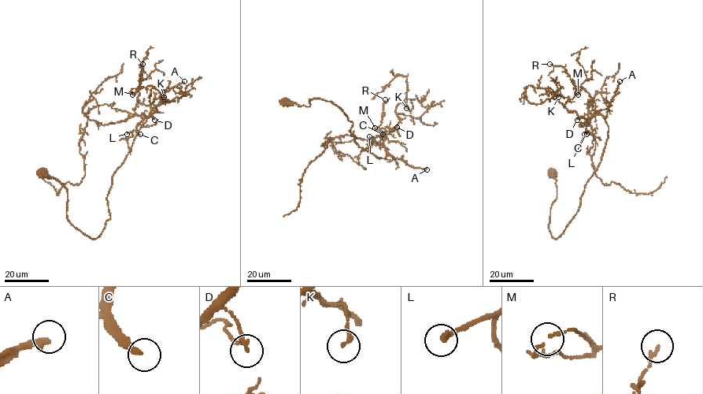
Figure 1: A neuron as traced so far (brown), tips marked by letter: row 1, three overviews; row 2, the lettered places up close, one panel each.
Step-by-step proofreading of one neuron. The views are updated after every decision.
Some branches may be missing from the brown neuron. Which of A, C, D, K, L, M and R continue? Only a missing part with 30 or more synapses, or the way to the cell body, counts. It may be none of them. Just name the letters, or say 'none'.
A, C

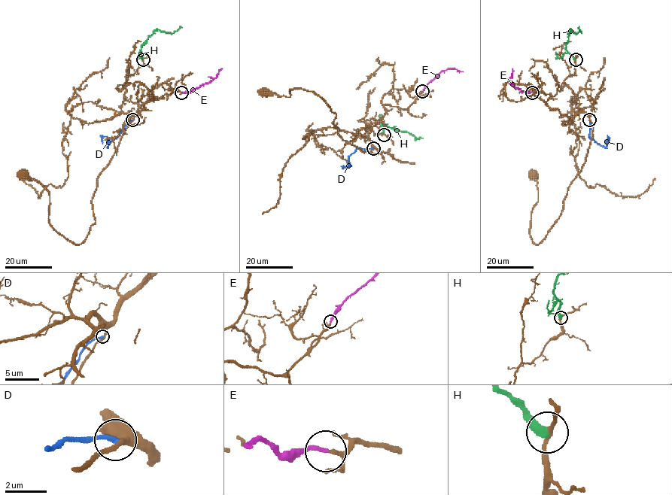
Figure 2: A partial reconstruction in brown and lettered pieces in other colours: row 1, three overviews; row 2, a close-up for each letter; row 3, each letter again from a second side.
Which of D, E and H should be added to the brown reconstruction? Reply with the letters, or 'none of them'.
E

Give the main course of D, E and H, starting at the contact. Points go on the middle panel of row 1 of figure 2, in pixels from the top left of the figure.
D: (373, 148), (358, 147), (349, 156), (348, 165), (342, 168), (343, 165)
E: (422, 91), (441, 71), (454, 68), (462, 71)
H: (384, 134), (382, 125), (408, 132), (416, 138), (422, 138)

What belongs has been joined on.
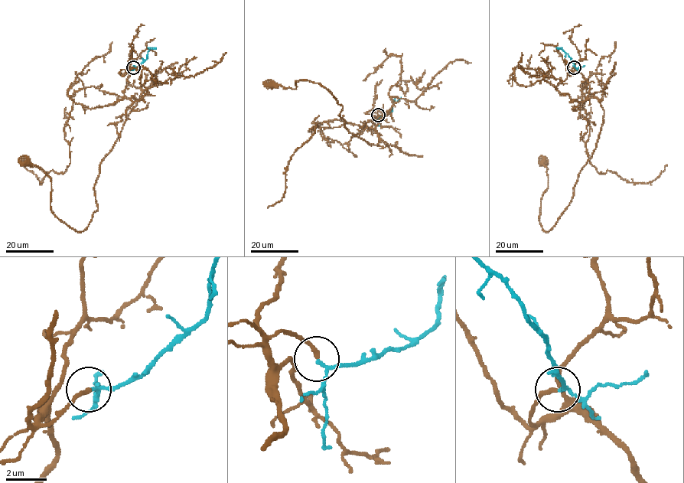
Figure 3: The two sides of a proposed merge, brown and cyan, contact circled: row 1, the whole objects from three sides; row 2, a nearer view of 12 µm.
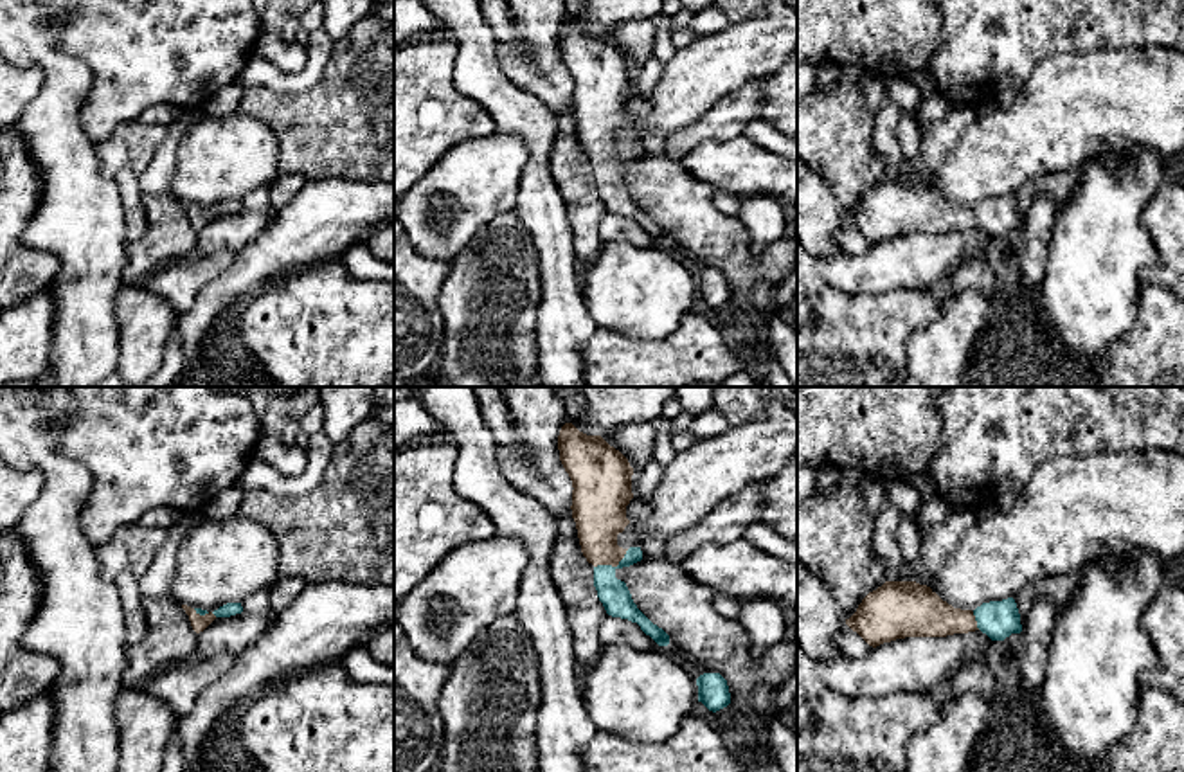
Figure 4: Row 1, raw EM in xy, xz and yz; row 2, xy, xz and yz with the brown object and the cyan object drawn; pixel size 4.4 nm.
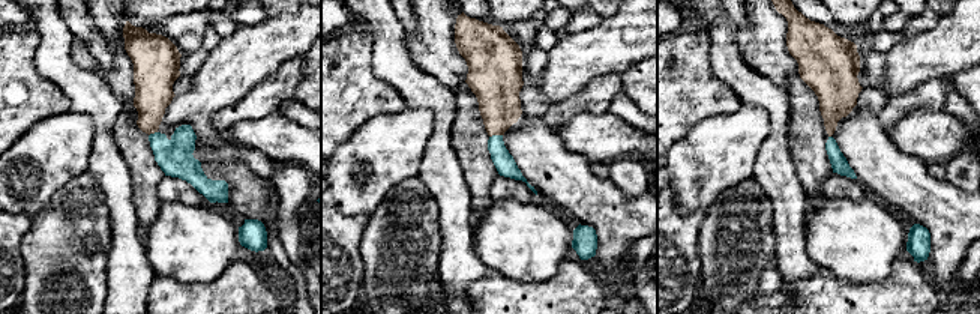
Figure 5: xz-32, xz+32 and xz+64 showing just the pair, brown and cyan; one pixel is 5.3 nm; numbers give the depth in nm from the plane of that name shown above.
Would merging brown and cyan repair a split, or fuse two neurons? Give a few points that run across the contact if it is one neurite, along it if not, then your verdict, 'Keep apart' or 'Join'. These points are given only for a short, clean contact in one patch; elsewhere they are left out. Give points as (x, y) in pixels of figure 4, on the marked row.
Line: xz (600, 511), (600, 547), (612, 565), (610, 591), (614, 594). Join

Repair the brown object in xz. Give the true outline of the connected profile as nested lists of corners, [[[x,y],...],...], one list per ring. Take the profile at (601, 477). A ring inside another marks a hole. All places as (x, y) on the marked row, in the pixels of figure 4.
[[[572,423],[561,426],[558,450],[560,461],[572,480],[572,518],[576,522],[581,552],[587,561],[594,565],[594,587],[599,601],[608,615],[637,623],[659,646],[668,646],[669,635],[637,608],[626,583],[615,578],[617,569],[630,567],[642,560],[641,547],[623,549],[617,545],[617,534],[630,524],[626,506],[633,498],[633,468],[628,459],[601,435],[587,435]]]

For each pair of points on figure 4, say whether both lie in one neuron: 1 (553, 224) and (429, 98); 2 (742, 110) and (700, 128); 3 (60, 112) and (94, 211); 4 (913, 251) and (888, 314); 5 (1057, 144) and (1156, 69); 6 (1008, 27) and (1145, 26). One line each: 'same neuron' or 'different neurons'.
1: different neurons
2: same neuron
3: same neuron
4: different neurons
5: same neuron
6: same neuron

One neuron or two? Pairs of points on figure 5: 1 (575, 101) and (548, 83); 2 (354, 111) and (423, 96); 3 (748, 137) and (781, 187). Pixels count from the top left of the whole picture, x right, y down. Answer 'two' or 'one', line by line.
1: two
2: two
3: two

